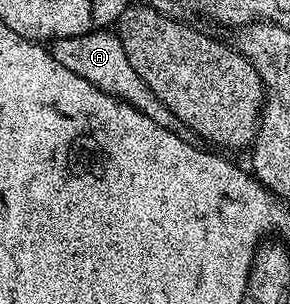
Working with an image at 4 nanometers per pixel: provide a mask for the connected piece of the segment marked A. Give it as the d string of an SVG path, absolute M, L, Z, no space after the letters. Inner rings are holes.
M98 31L87 35L54 37L51 42L51 52L62 67L67 67L67 71L79 75L79 79L87 79L87 83L99 87L99 91L118 97L120 101L125 101L131 107L143 111L143 115L155 119L155 123L167 126L174 124L174 116L165 109L163 103L148 89L147 83L131 67L123 43L120 42L116 32Z

